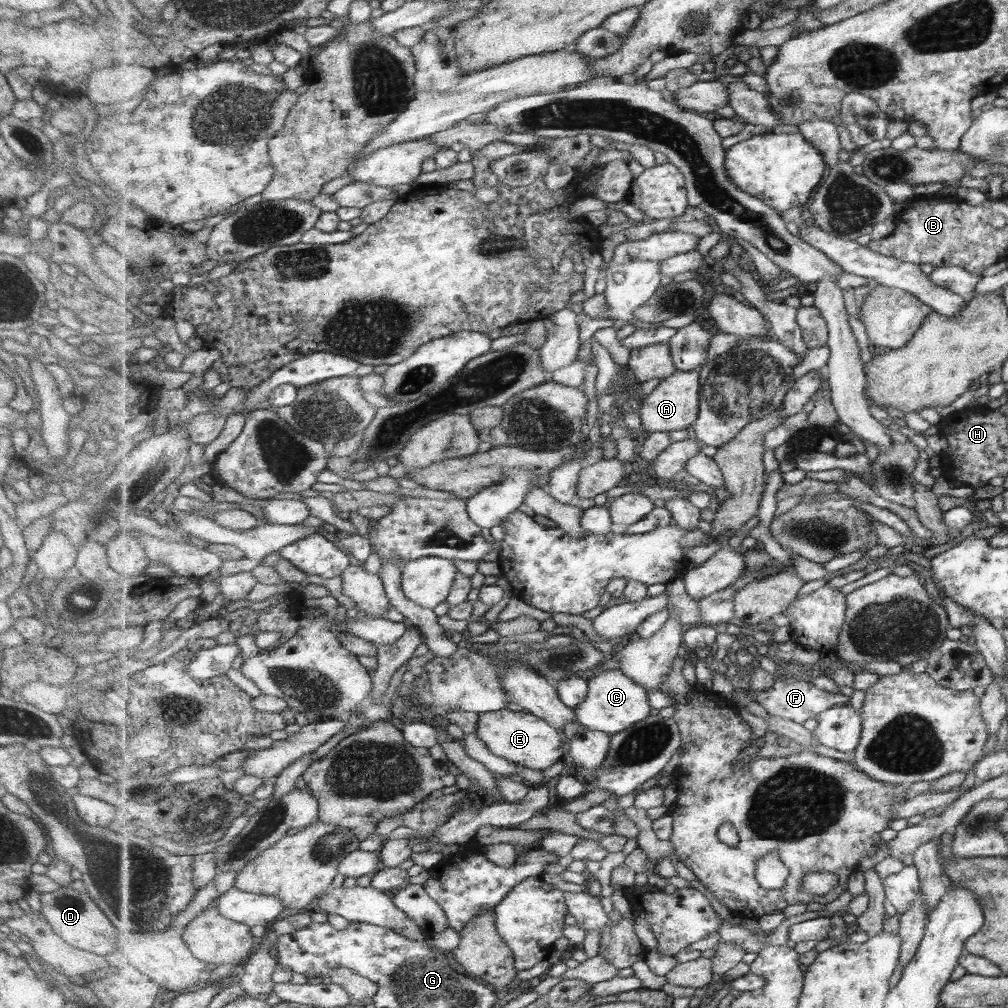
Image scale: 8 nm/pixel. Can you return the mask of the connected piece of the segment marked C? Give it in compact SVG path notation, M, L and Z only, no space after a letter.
M608 669L588 678L588 698L577 708L576 720L593 730L606 732L611 736L623 732L637 722L644 721L651 714L647 689L635 682L623 669Z

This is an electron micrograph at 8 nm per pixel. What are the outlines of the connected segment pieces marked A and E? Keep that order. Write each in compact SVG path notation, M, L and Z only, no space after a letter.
M678 371L661 380L644 399L640 410L641 426L648 433L673 432L693 426L697 422L701 402L701 375L699 371Z
M501 710L480 714L476 735L501 758L514 762L516 766L533 770L547 770L567 755L565 741L559 729L535 714Z

